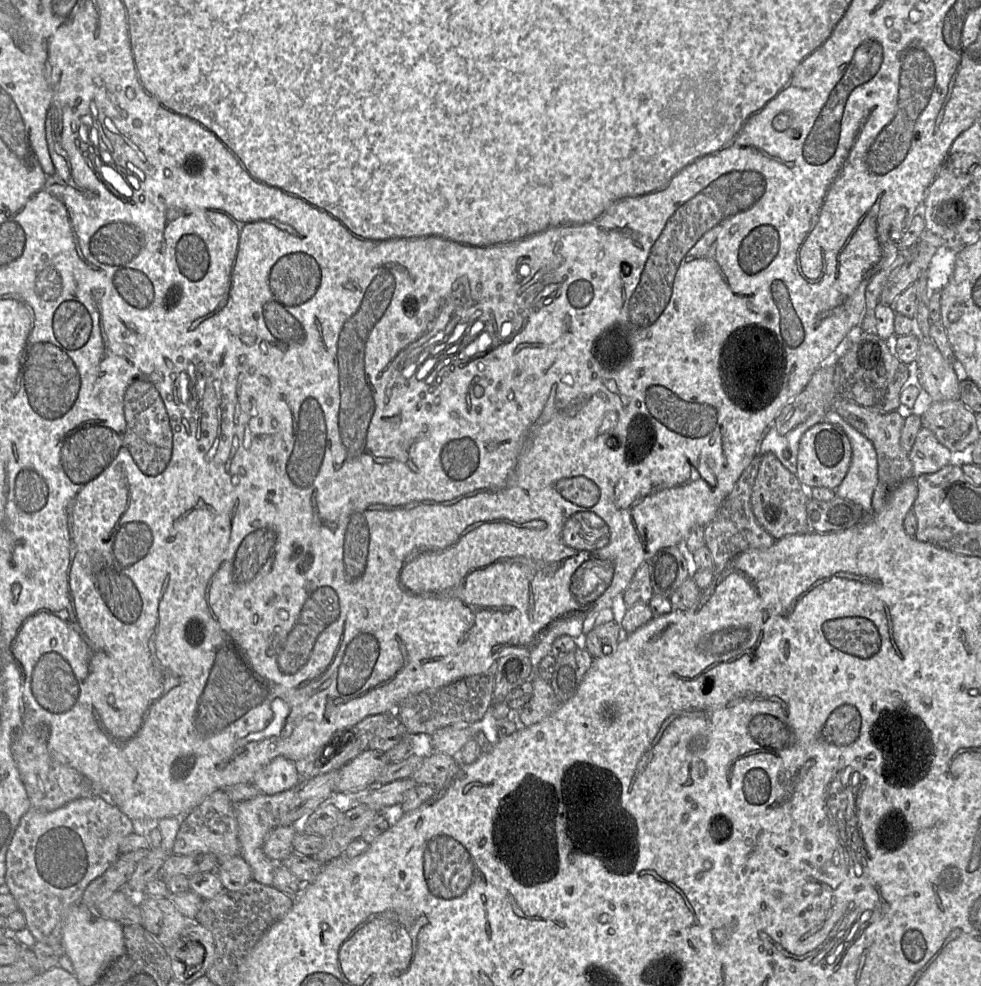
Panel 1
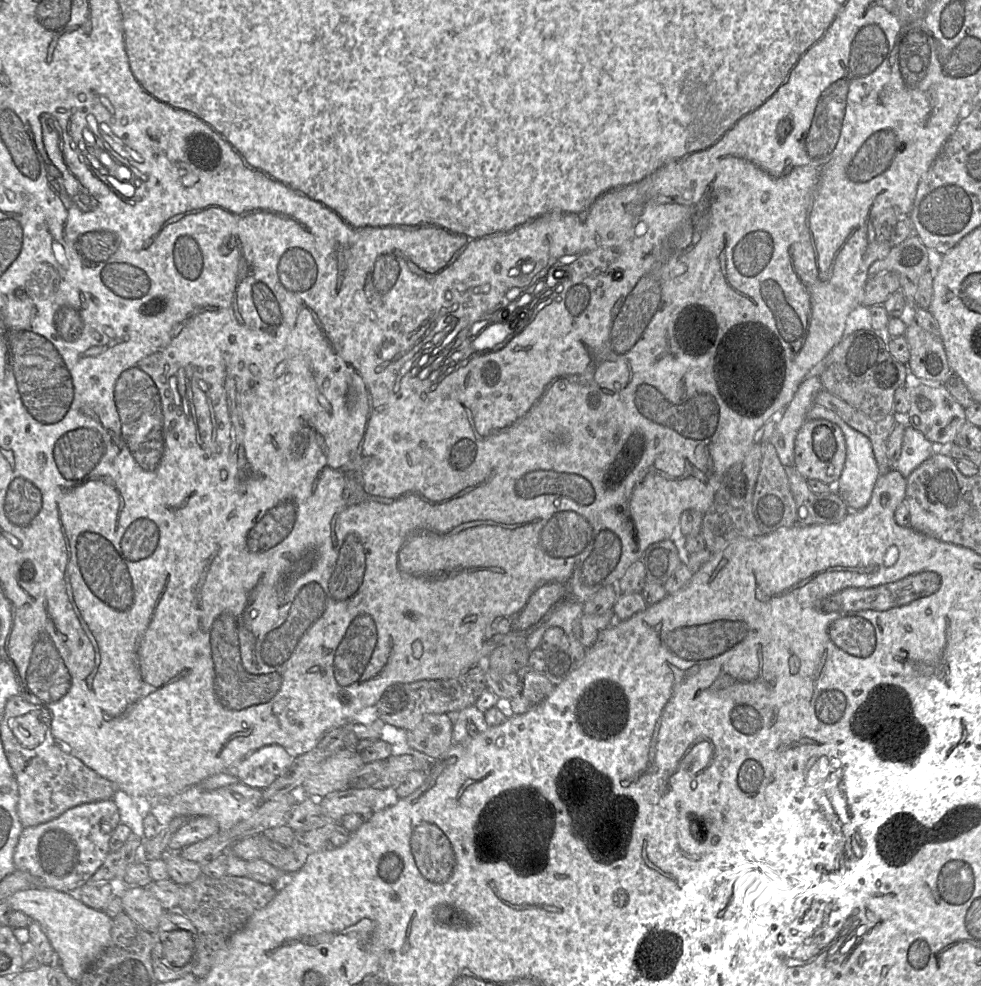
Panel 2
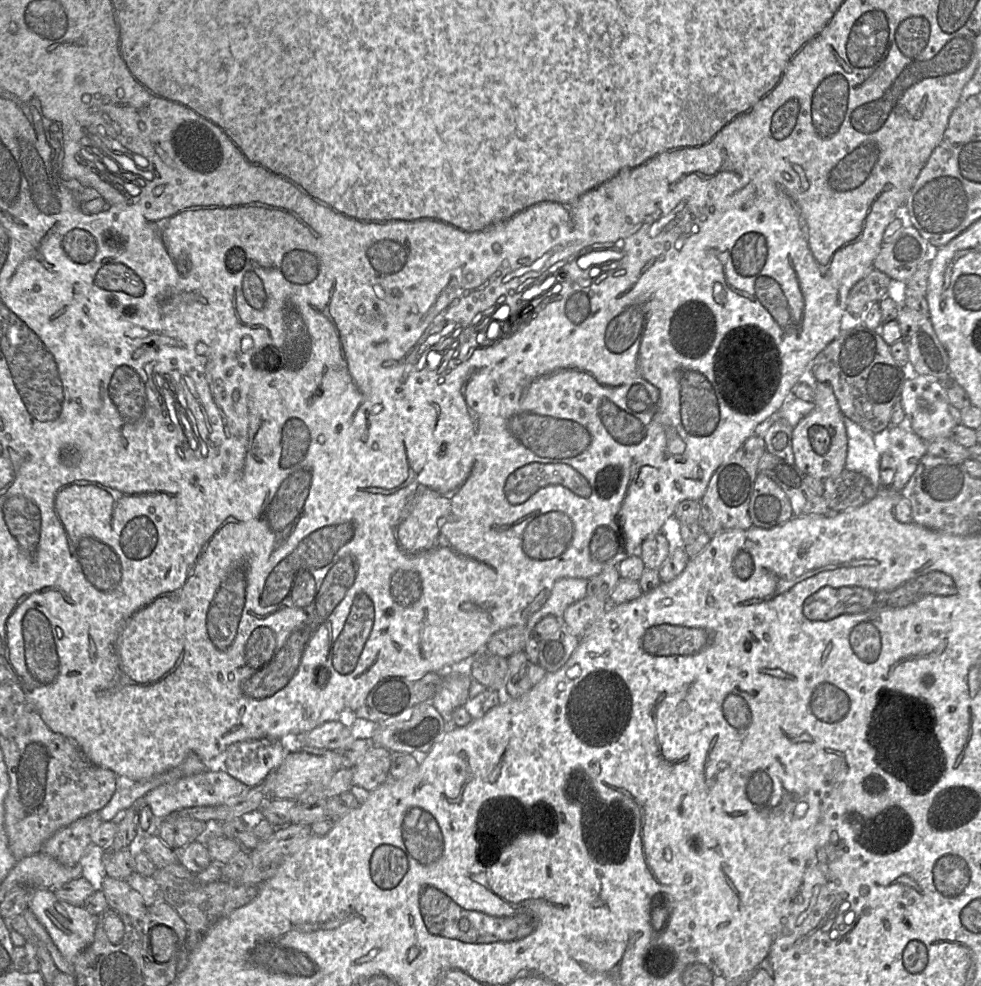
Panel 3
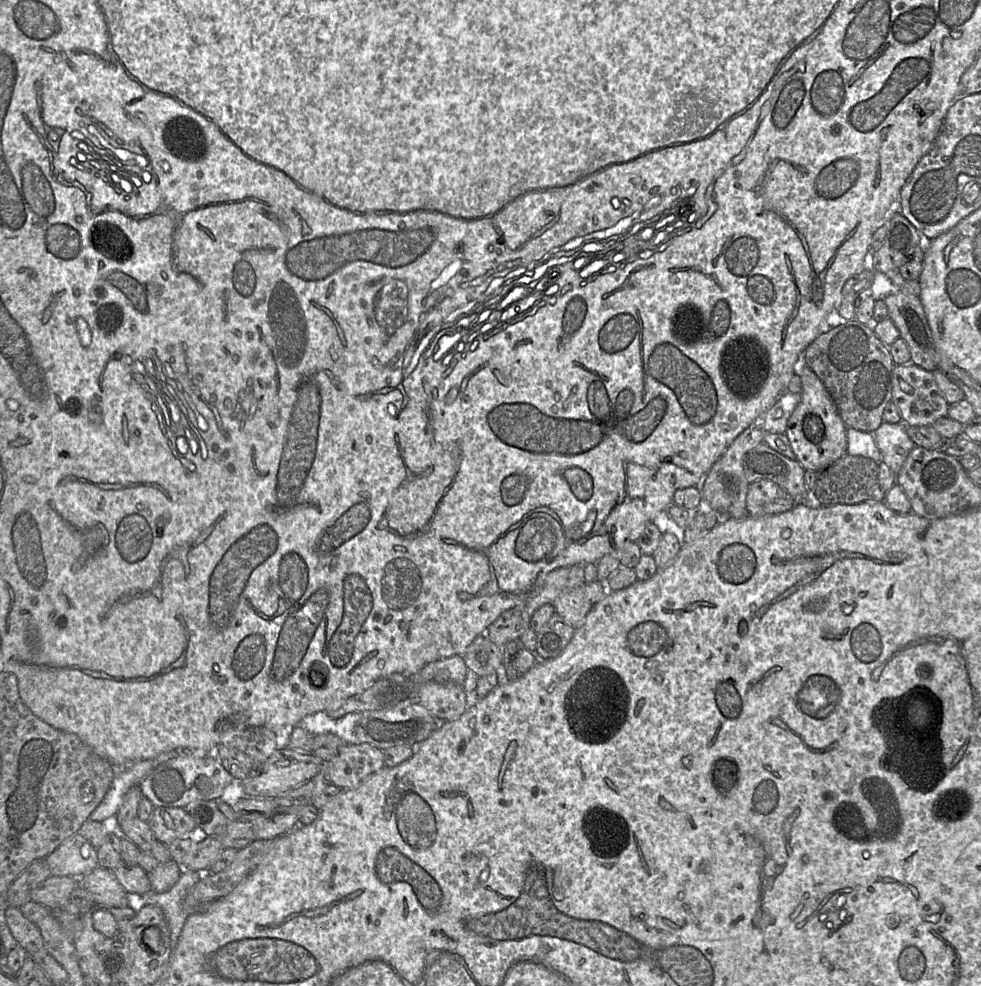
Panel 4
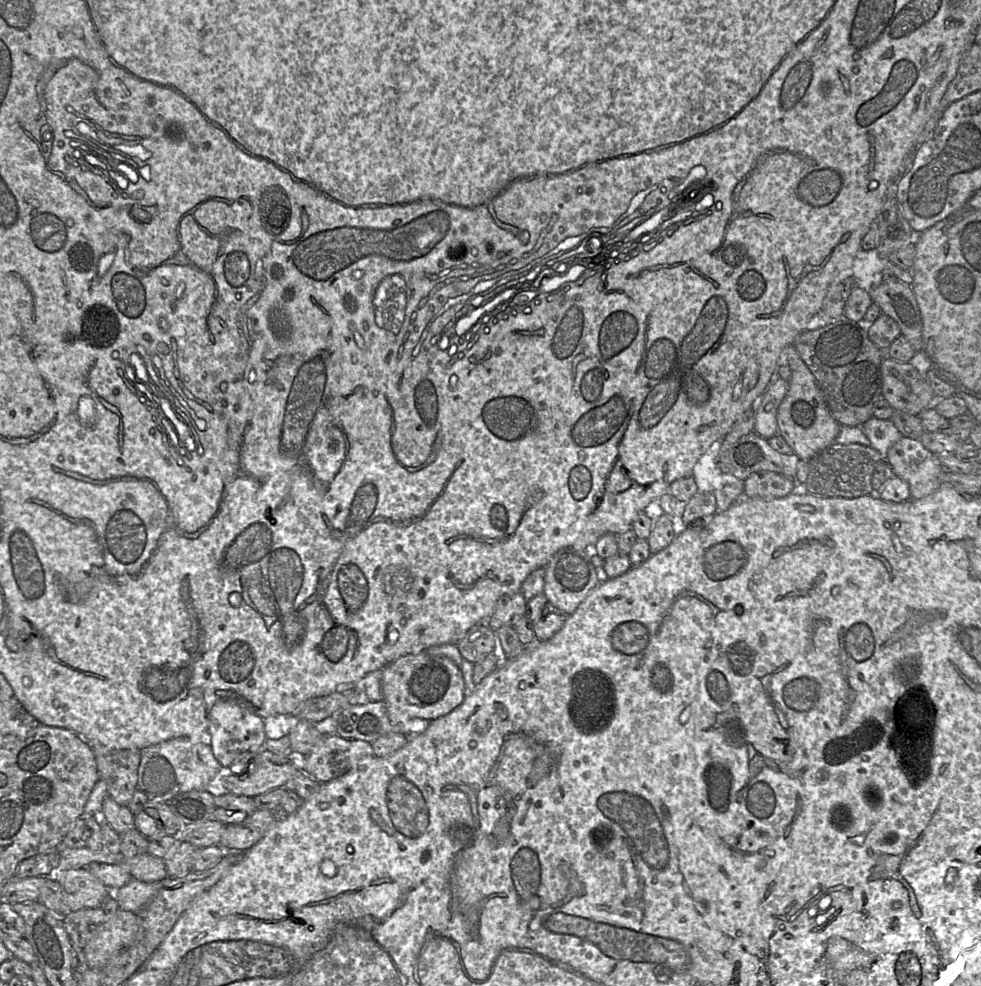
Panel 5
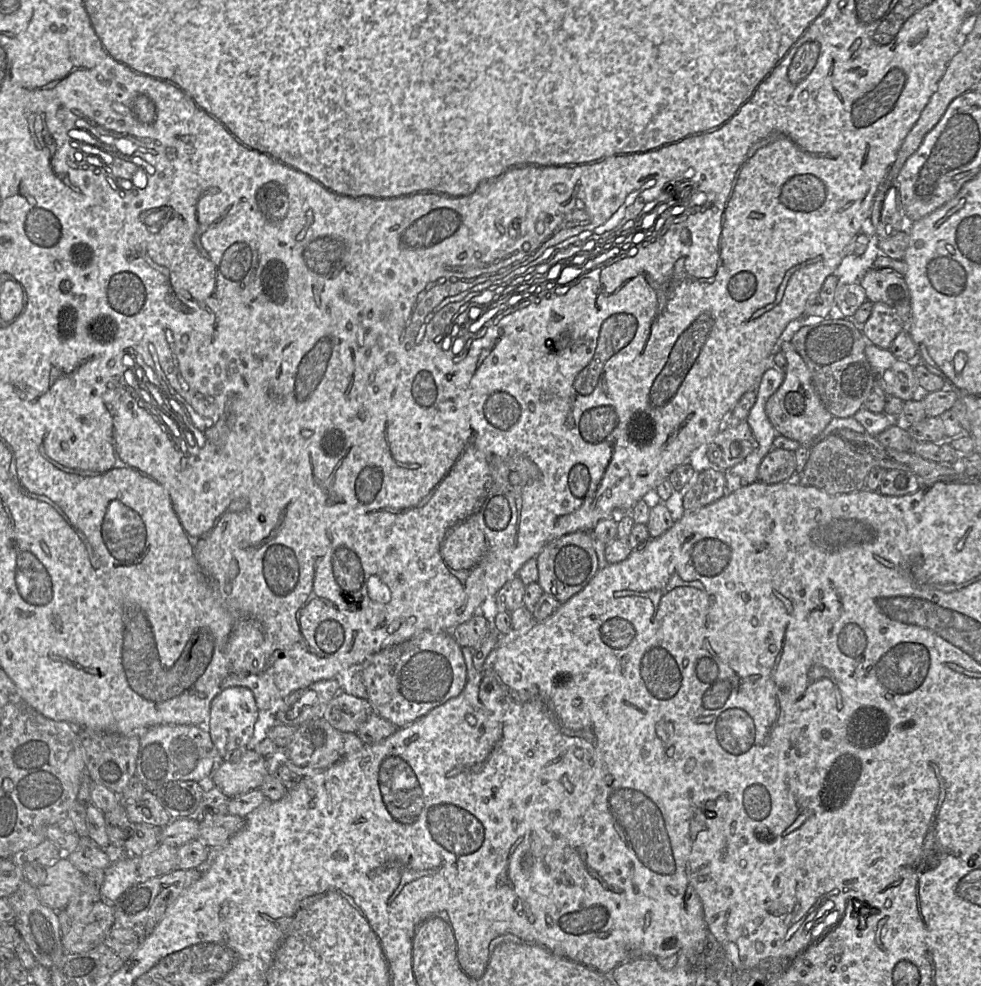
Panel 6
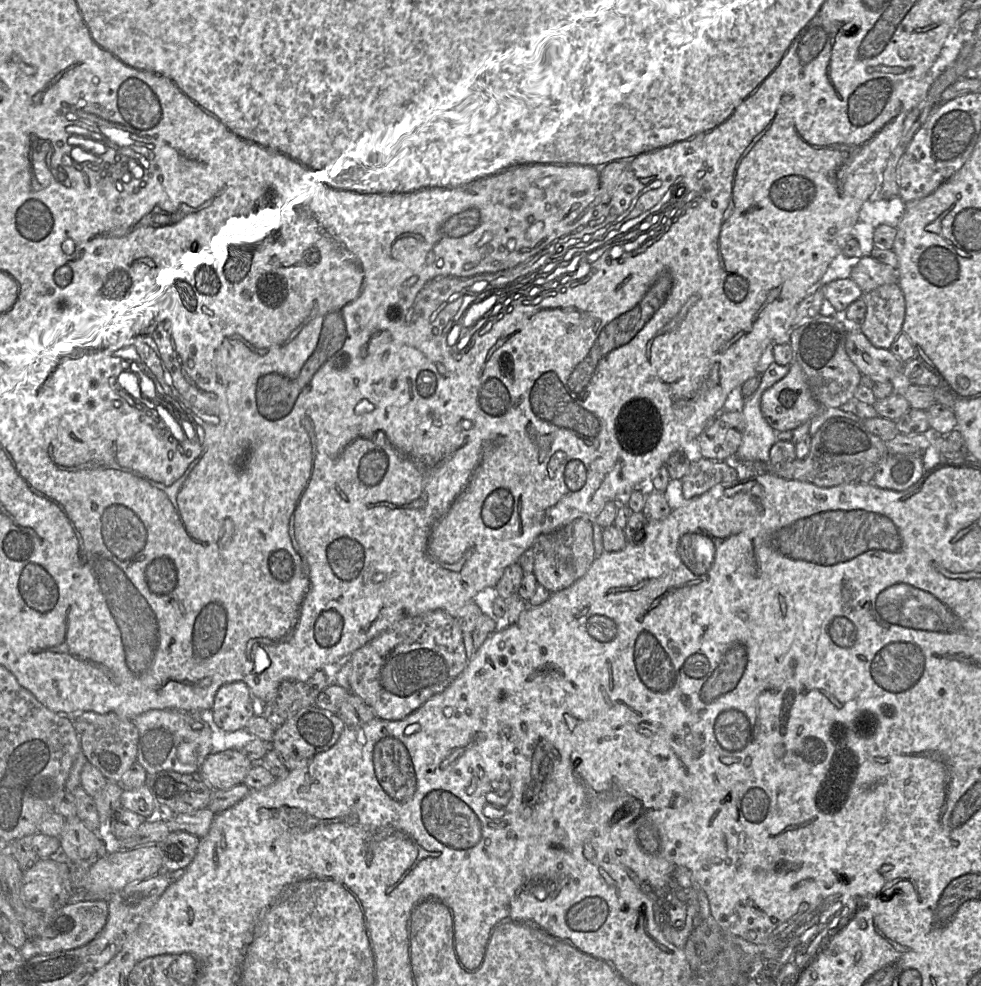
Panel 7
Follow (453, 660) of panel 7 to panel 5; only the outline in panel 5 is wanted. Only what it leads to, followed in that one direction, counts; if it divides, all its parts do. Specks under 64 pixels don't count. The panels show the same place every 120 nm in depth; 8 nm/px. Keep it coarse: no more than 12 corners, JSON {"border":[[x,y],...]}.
{"border":[[426,651],[382,668],[390,720],[424,725],[465,700],[461,668]]}

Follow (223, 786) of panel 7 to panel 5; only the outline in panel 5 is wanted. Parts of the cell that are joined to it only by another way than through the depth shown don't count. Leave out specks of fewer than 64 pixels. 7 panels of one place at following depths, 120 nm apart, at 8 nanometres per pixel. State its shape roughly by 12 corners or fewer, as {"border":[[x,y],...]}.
{"border":[[265,743],[246,770],[227,774],[237,796],[282,788],[299,770],[290,755]]}

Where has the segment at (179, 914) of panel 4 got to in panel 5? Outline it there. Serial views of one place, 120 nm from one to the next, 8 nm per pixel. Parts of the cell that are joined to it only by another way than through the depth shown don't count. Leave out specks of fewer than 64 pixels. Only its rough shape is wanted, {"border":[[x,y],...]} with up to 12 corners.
{"border":[[132,878],[109,890],[119,908],[138,912],[163,887]]}

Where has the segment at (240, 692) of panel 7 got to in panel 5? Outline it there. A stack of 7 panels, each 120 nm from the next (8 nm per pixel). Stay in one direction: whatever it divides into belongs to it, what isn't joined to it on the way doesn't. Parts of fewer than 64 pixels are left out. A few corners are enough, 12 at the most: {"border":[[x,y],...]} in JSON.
{"border":[[219,700],[204,742],[223,768],[266,740],[263,719]]}

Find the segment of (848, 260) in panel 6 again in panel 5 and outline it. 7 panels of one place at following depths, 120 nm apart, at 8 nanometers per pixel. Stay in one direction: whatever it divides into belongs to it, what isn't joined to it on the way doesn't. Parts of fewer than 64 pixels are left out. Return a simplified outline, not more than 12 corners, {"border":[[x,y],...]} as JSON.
{"border":[[877,249],[860,250],[852,274],[856,286],[871,291],[883,281]]}

